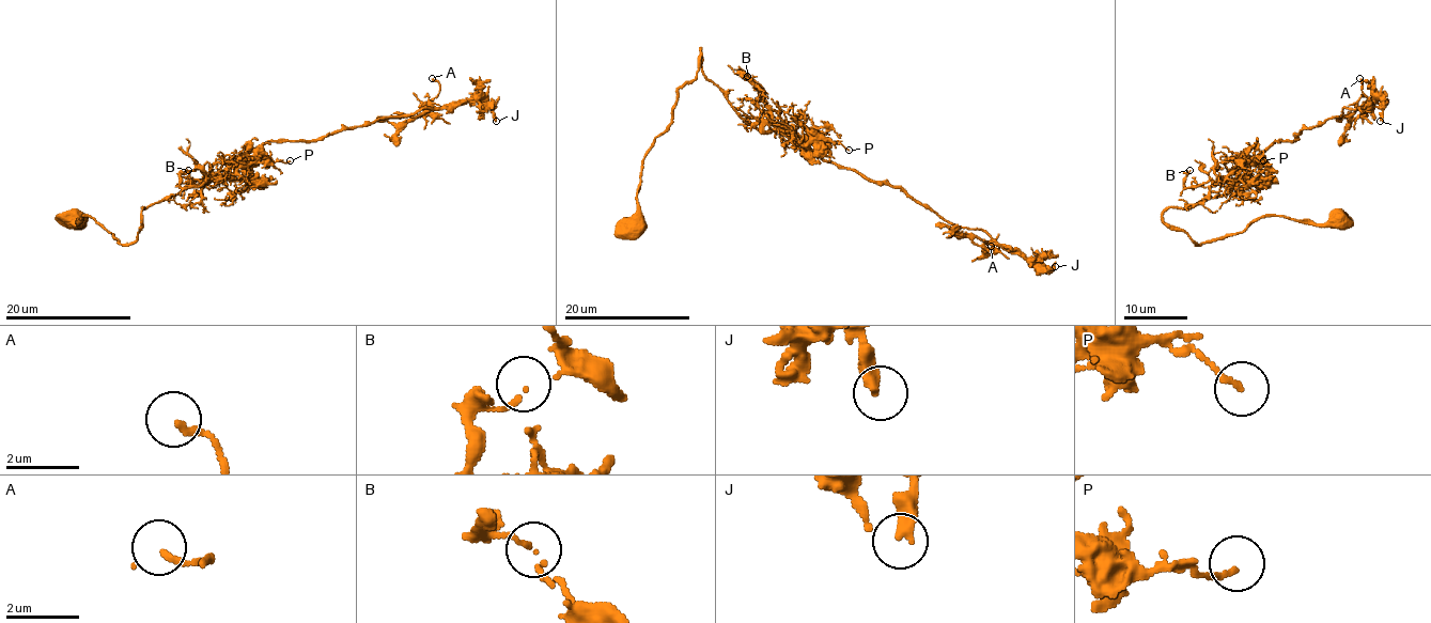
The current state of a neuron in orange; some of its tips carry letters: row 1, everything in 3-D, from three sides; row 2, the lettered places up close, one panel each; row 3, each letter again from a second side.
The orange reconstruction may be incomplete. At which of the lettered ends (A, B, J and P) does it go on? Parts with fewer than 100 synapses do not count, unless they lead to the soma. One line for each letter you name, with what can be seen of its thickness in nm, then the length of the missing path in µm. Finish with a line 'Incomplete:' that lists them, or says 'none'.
Incomplete: none

